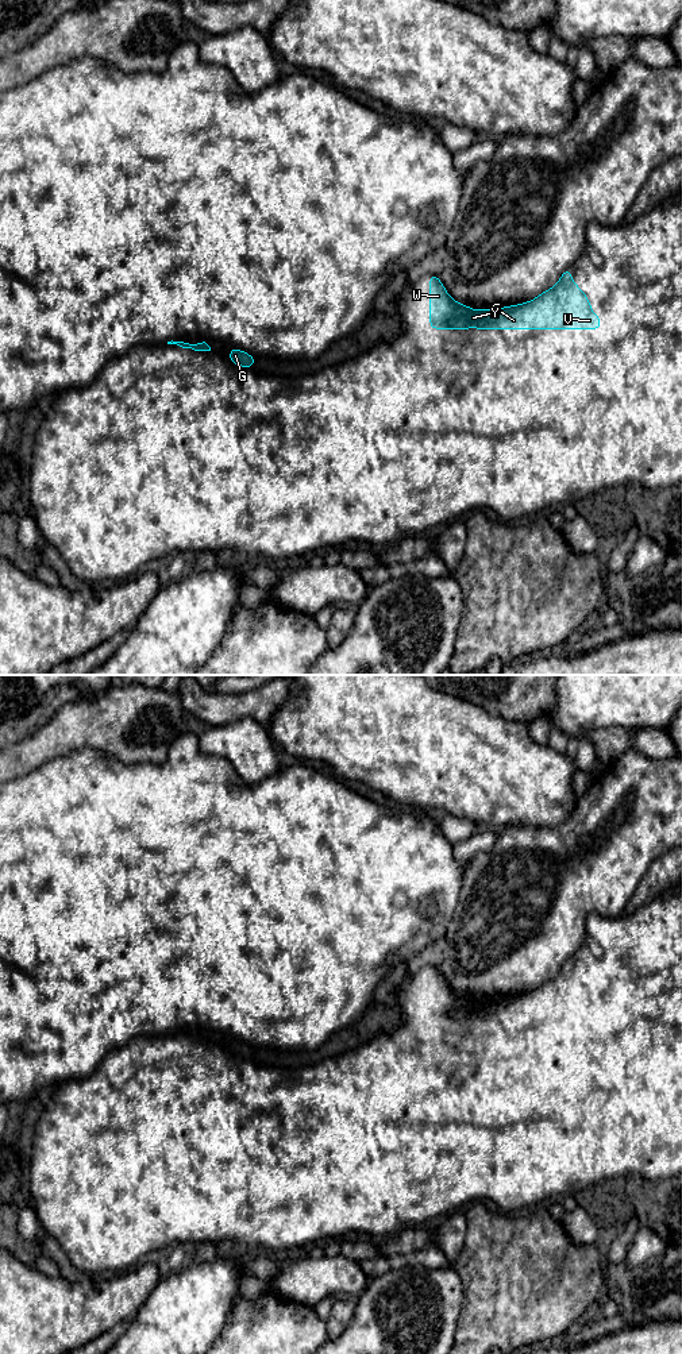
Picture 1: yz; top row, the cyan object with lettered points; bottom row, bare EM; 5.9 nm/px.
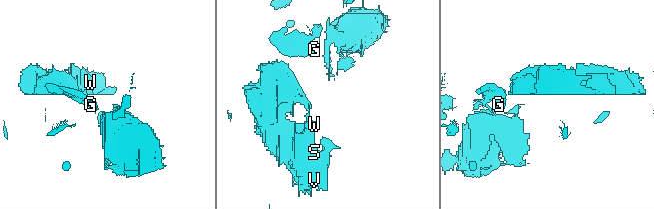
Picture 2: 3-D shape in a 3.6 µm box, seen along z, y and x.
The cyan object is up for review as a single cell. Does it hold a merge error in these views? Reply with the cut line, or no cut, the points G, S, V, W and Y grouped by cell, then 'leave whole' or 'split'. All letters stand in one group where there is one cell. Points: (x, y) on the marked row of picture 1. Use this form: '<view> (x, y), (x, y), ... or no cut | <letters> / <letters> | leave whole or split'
yz (197, 343), (204, 350) | G / S V W Y | split

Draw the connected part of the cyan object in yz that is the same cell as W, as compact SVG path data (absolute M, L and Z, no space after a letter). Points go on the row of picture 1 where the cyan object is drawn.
M567 267L555 286L536 298L489 310L471 309L447 293L440 278L429 274L431 329L601 329L586 293L575 285Z

